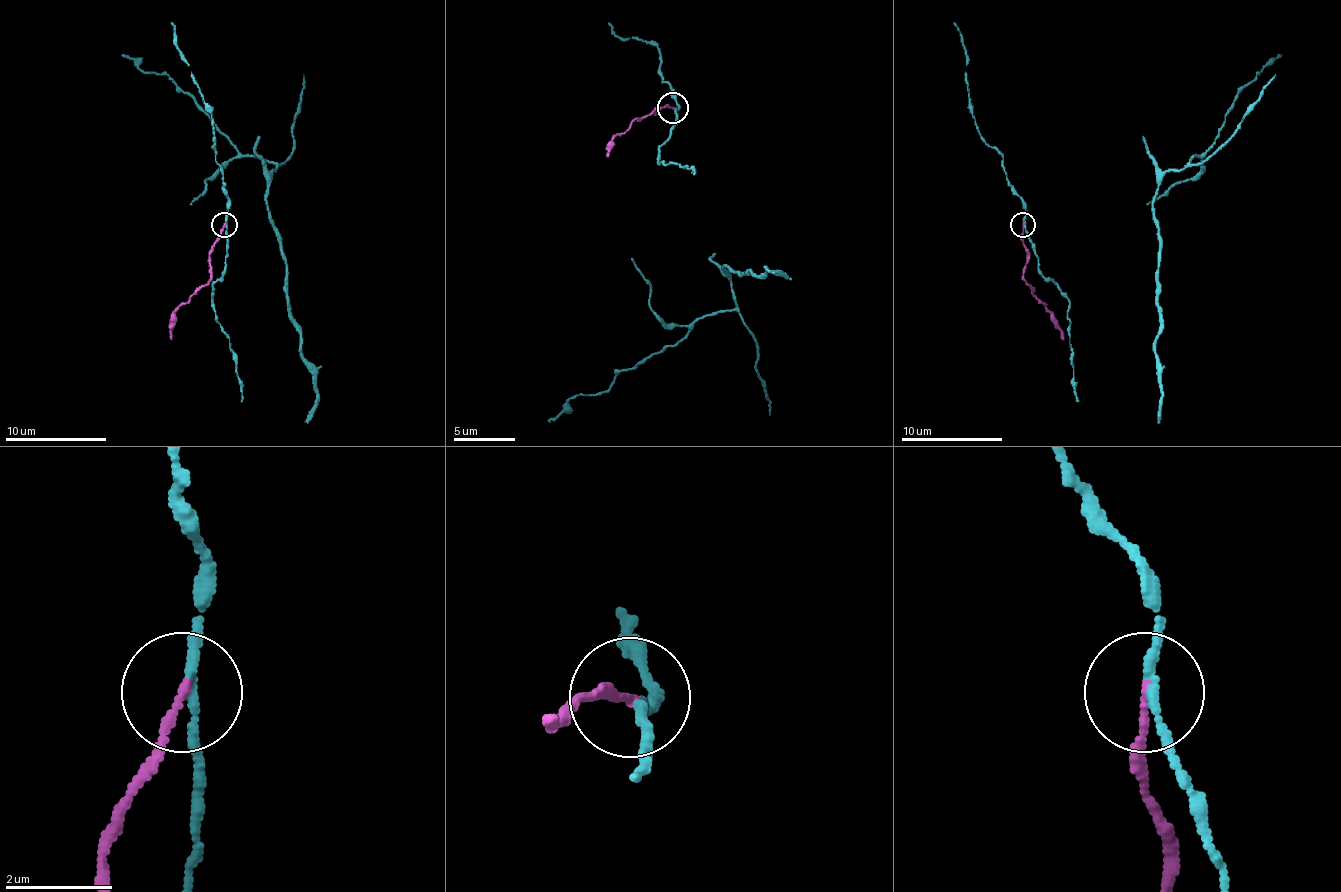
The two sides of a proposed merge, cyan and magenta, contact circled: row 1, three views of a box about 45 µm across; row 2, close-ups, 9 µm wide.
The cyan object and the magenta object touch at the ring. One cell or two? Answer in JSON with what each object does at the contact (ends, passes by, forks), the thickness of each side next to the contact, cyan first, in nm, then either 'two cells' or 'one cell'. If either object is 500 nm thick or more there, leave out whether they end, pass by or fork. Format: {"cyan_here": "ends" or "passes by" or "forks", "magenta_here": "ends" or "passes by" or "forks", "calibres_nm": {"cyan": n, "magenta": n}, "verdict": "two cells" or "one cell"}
{"cyan_here": "passes by", "magenta_here": "ends", "calibres_nm": {"cyan": 160, "magenta": 160}, "verdict": "two cells"}

